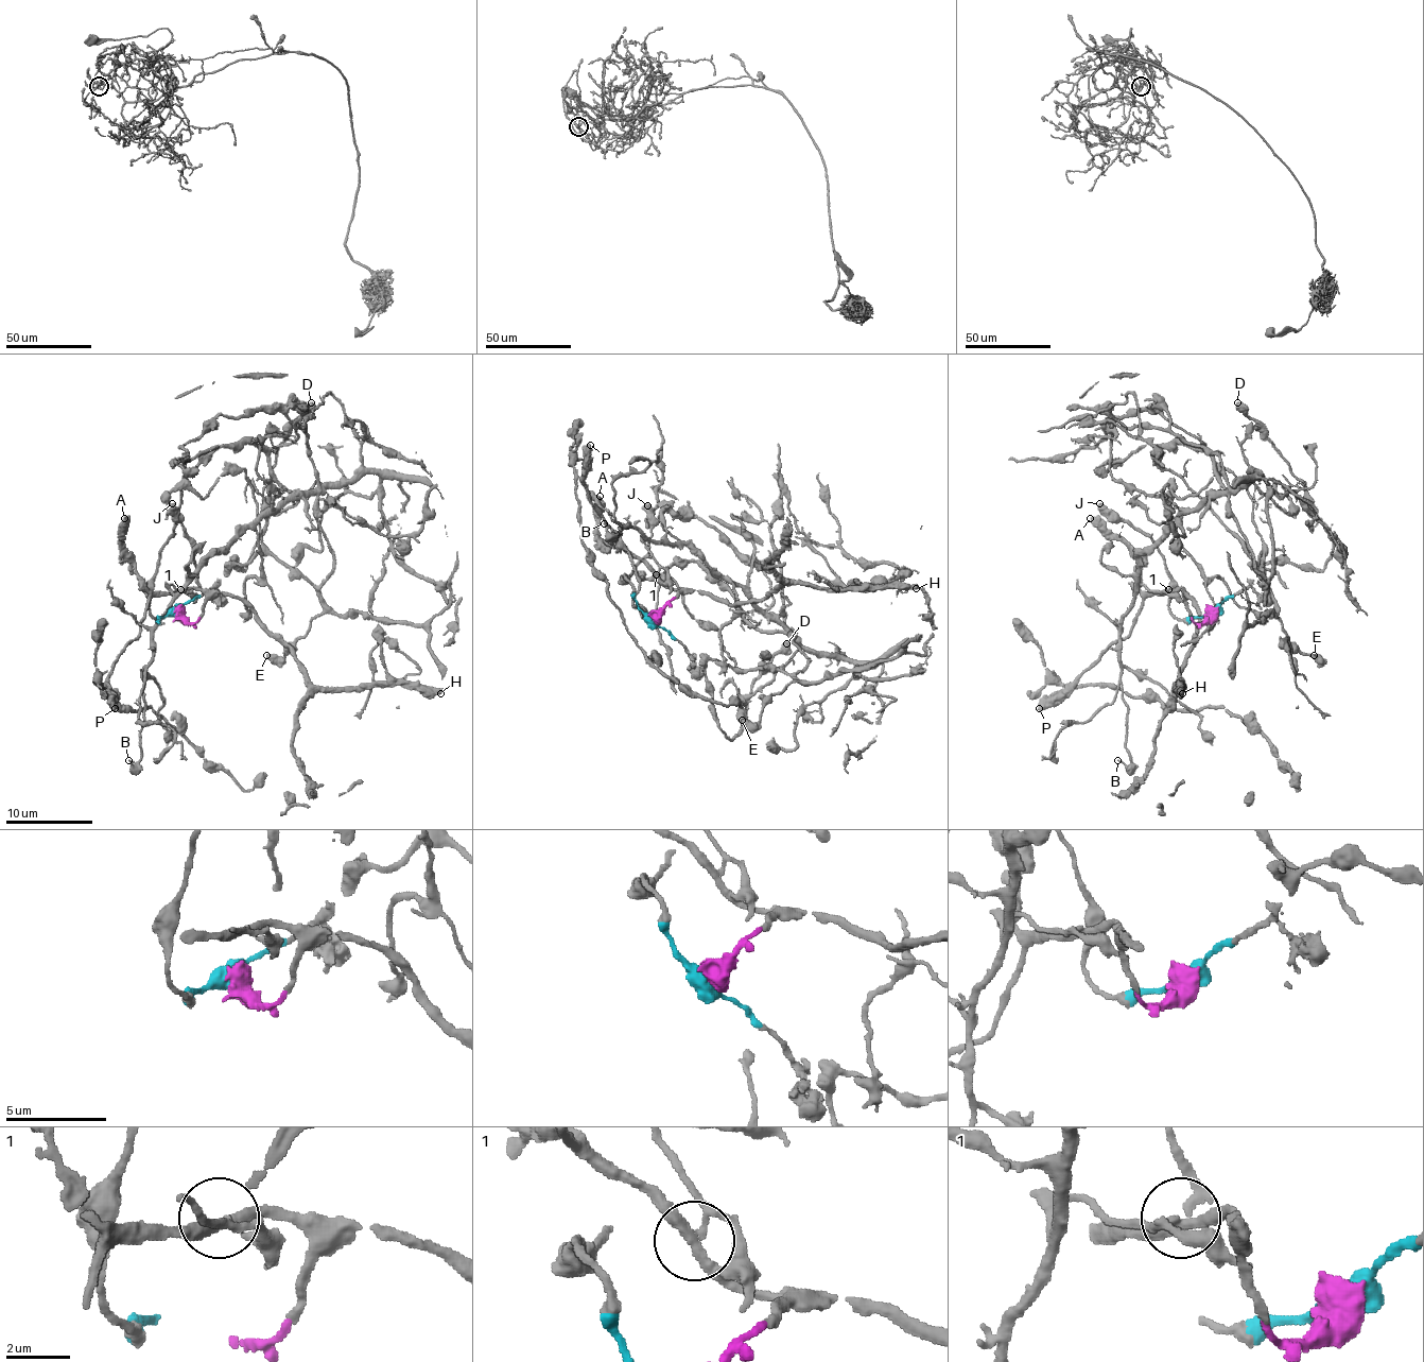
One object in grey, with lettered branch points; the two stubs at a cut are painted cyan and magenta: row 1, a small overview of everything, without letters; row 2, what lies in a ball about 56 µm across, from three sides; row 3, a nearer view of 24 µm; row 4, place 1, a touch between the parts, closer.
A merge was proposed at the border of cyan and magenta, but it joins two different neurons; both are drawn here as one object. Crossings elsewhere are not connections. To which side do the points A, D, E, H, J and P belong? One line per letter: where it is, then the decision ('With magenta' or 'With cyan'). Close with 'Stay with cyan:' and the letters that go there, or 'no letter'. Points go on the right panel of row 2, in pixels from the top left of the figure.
A: Place: (1090, 518). With magenta
D: Place: (1237, 402). With cyan
E: Place: (1314, 655). With cyan
H: Place: (1182, 693). With magenta
J: Place: (1099, 503). With cyan
P: Place: (1039, 708). With magenta
Stay with cyan: D, E, J

